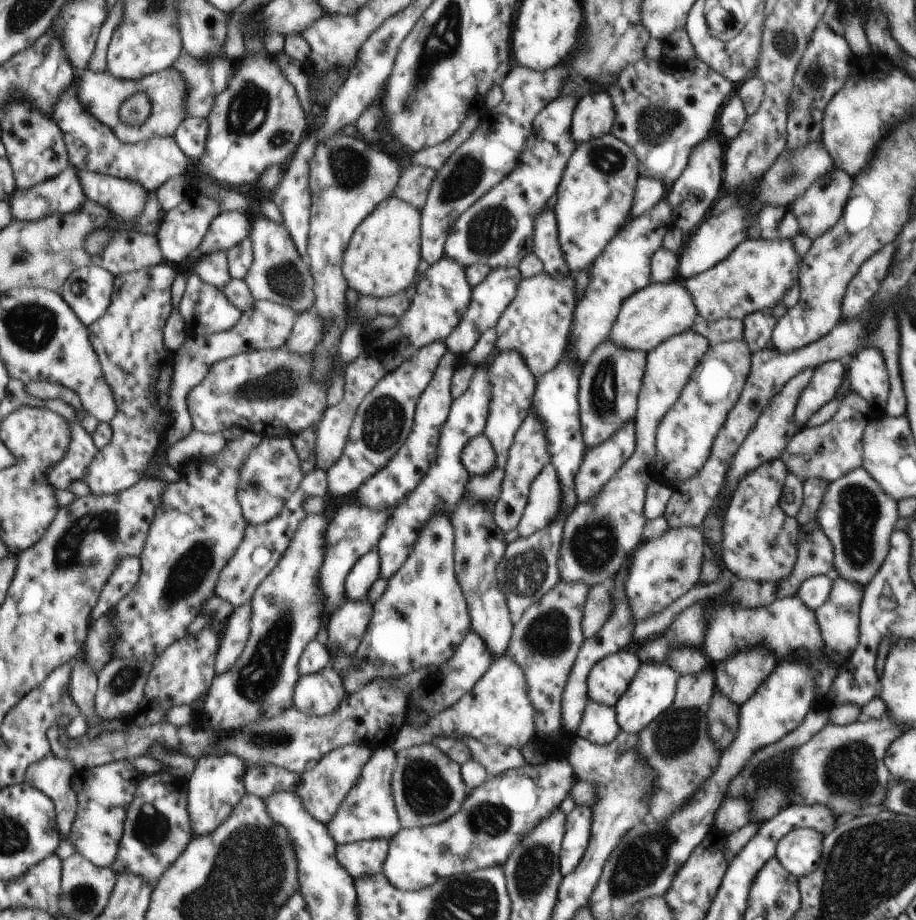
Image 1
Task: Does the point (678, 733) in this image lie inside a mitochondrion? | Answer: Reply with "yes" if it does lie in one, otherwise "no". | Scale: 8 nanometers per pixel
yes

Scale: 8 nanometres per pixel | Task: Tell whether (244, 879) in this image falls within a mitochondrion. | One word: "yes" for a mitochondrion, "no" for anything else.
yes

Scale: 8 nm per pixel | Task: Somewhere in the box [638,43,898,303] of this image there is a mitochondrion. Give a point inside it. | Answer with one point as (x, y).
(815, 74)

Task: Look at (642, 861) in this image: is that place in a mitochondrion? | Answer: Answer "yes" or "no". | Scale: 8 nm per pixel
yes

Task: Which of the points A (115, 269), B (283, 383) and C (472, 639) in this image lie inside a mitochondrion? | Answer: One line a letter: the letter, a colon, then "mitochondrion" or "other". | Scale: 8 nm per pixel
A: other
B: mitochondrion
C: other

